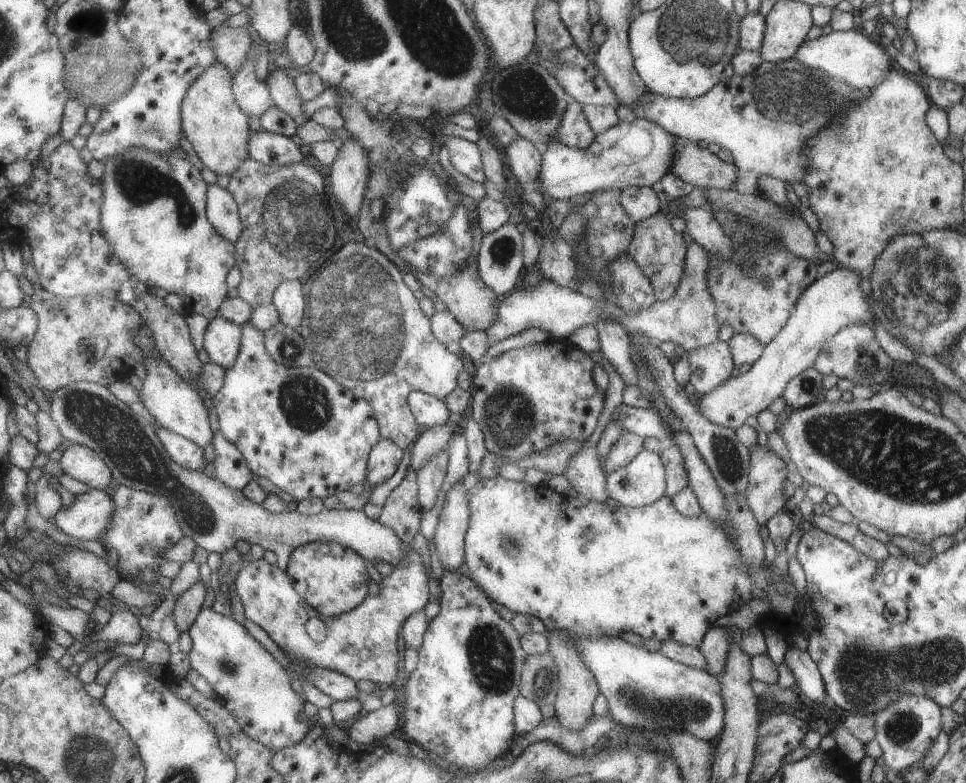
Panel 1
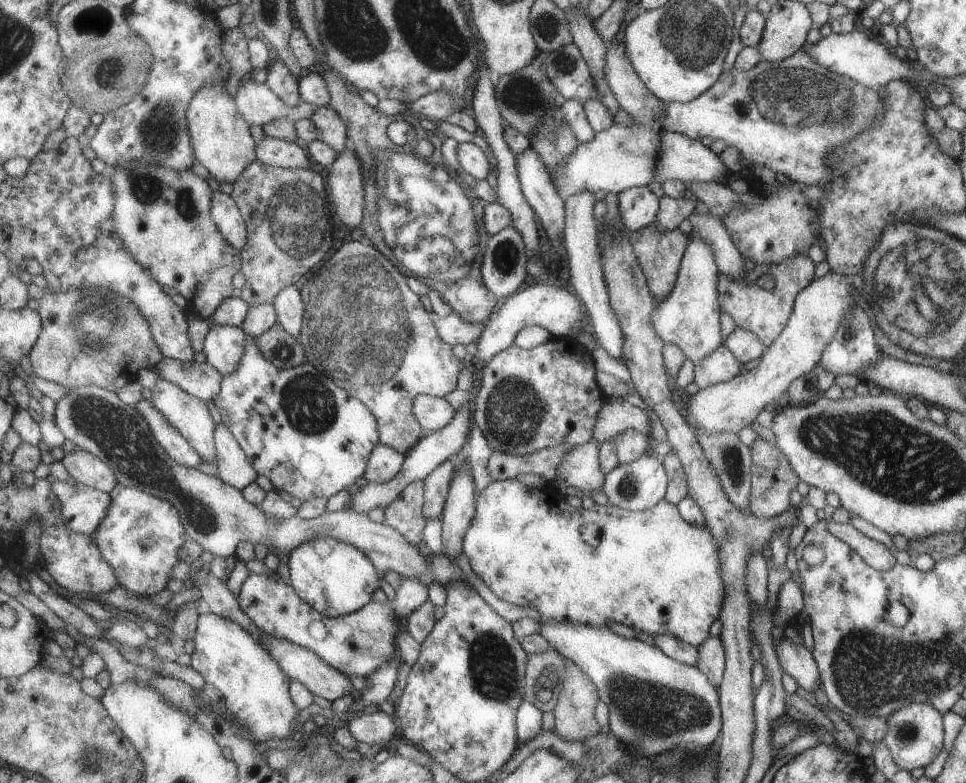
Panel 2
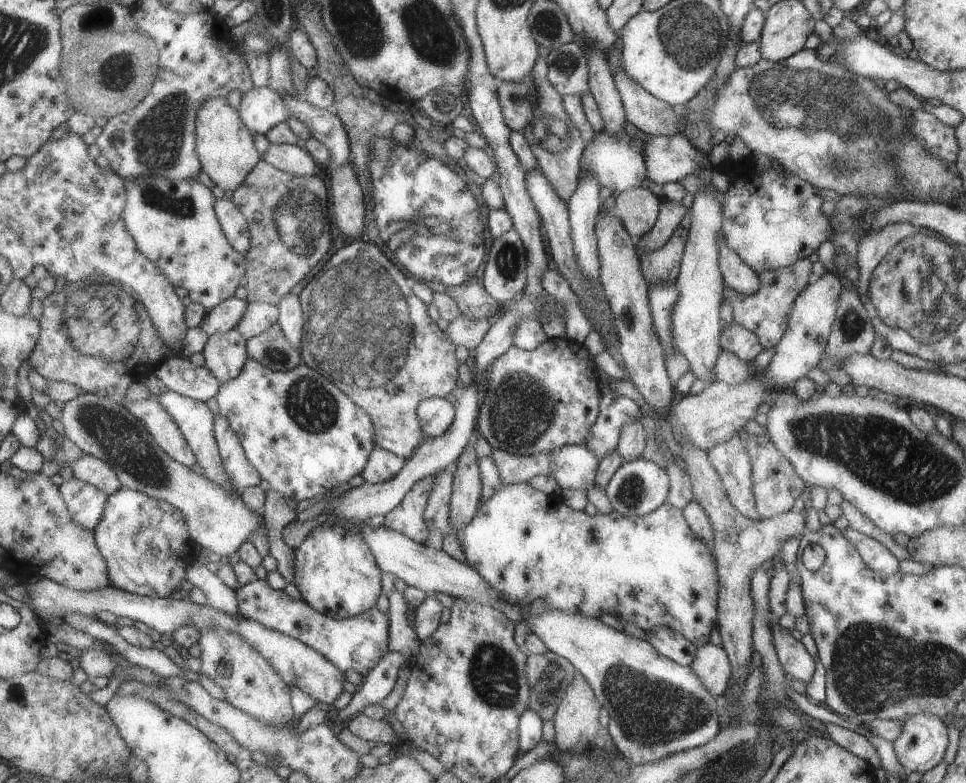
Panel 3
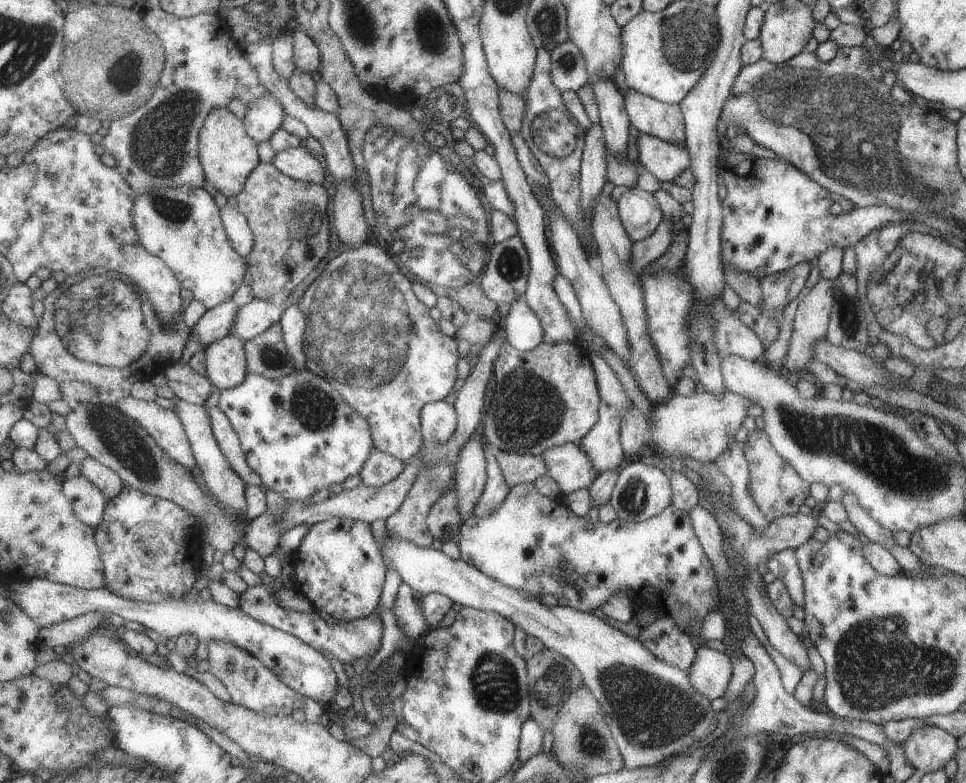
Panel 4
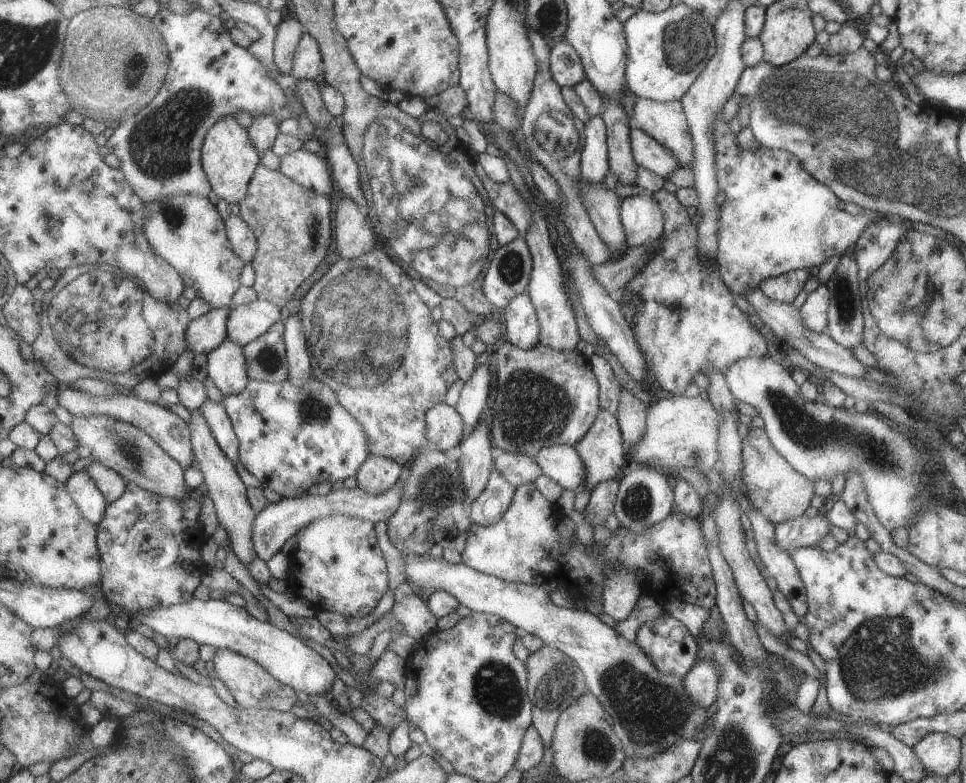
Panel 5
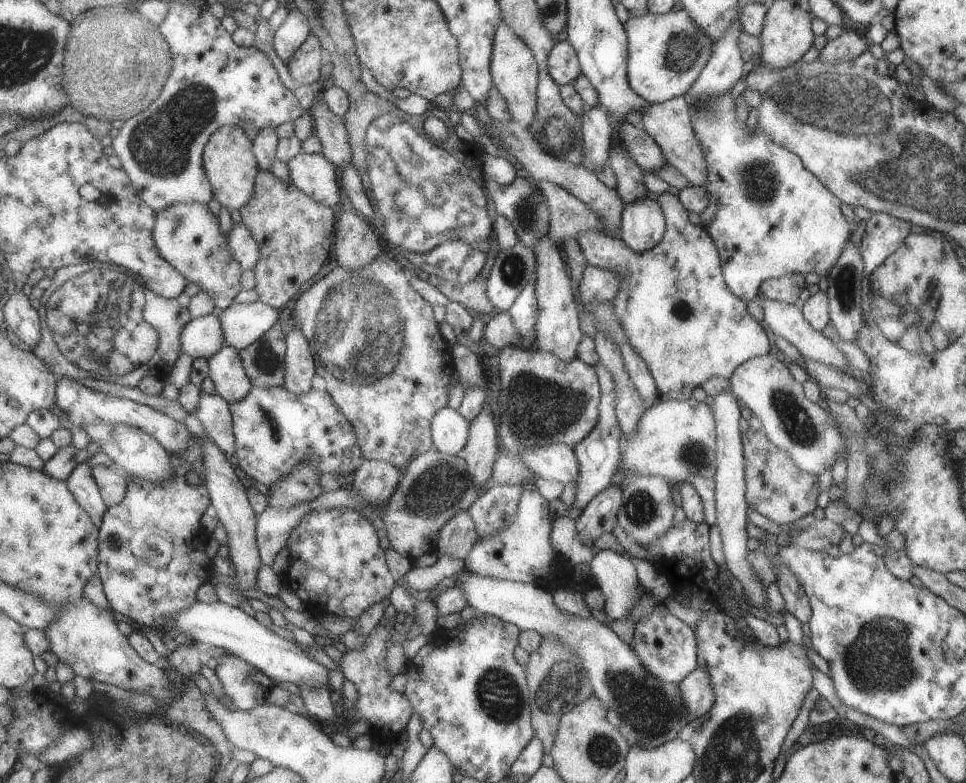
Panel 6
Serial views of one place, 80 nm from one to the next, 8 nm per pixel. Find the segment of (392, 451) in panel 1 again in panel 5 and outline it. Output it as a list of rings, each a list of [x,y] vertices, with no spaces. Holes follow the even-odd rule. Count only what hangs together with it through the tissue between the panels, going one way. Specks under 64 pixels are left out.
[[[367,456],[355,474],[356,486],[365,492],[378,495],[404,475],[404,467],[383,457]]]

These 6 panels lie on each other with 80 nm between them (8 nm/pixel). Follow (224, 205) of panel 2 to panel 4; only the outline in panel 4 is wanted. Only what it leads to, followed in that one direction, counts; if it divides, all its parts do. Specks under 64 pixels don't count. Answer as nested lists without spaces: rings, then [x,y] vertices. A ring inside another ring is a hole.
[[[224,206],[221,212],[231,244],[239,254],[249,258],[254,248],[254,235],[248,217],[231,206]]]

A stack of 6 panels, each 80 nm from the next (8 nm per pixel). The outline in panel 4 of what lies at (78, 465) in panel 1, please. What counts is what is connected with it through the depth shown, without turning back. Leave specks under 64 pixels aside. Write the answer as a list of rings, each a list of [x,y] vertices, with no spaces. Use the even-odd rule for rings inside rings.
[[[91,456],[81,462],[80,474],[94,482],[103,491],[103,494],[106,494],[109,501],[118,497],[127,487],[127,484],[115,470]]]

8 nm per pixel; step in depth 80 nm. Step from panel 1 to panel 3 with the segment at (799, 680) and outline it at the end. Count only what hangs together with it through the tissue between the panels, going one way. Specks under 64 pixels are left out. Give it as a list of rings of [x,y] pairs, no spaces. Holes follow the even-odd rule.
[[[769,610],[768,624],[770,625],[772,645],[779,664],[793,679],[799,679],[807,684],[814,675],[815,662],[803,644],[789,633],[789,629],[777,624],[778,619],[779,616],[774,615]]]

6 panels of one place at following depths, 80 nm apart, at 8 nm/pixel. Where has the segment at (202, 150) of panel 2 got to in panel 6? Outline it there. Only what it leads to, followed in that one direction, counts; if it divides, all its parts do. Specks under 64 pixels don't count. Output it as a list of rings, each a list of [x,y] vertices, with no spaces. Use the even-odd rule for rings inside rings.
[[[222,126],[211,137],[204,154],[204,166],[214,187],[215,199],[229,212],[240,211],[251,200],[254,182],[258,174],[258,163],[253,153],[253,142],[246,130],[240,126]]]

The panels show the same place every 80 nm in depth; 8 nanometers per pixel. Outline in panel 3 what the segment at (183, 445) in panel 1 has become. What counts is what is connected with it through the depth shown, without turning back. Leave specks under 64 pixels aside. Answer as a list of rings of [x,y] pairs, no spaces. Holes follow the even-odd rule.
[[[150,398],[142,401],[125,401],[123,404],[131,414],[137,415],[137,418],[147,425],[167,454],[188,467],[198,464],[198,458],[187,442],[186,435],[161,401]]]

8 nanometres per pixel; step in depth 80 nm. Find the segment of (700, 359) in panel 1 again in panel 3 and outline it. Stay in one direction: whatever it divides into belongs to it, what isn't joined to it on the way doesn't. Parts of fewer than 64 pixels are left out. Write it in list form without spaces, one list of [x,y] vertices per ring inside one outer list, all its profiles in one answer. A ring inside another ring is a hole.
[[[721,351],[716,358],[715,366],[712,367],[716,380],[729,386],[751,379],[757,371],[752,364],[746,363],[729,351]]]

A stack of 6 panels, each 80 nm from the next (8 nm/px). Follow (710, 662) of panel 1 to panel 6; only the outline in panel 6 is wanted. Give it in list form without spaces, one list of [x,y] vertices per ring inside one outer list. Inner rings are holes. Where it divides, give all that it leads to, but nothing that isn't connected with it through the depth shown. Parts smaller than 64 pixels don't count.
[[[701,669],[692,670],[676,685],[687,711],[687,719],[695,720],[711,708],[713,702],[711,687],[707,674]]]

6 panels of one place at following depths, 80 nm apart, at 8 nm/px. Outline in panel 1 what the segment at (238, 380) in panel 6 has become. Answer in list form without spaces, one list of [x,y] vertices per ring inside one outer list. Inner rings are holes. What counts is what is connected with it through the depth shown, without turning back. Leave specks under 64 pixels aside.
[[[223,316],[211,320],[204,339],[204,349],[208,352],[210,361],[226,370],[235,366],[235,360],[242,350],[242,333],[243,326]]]

